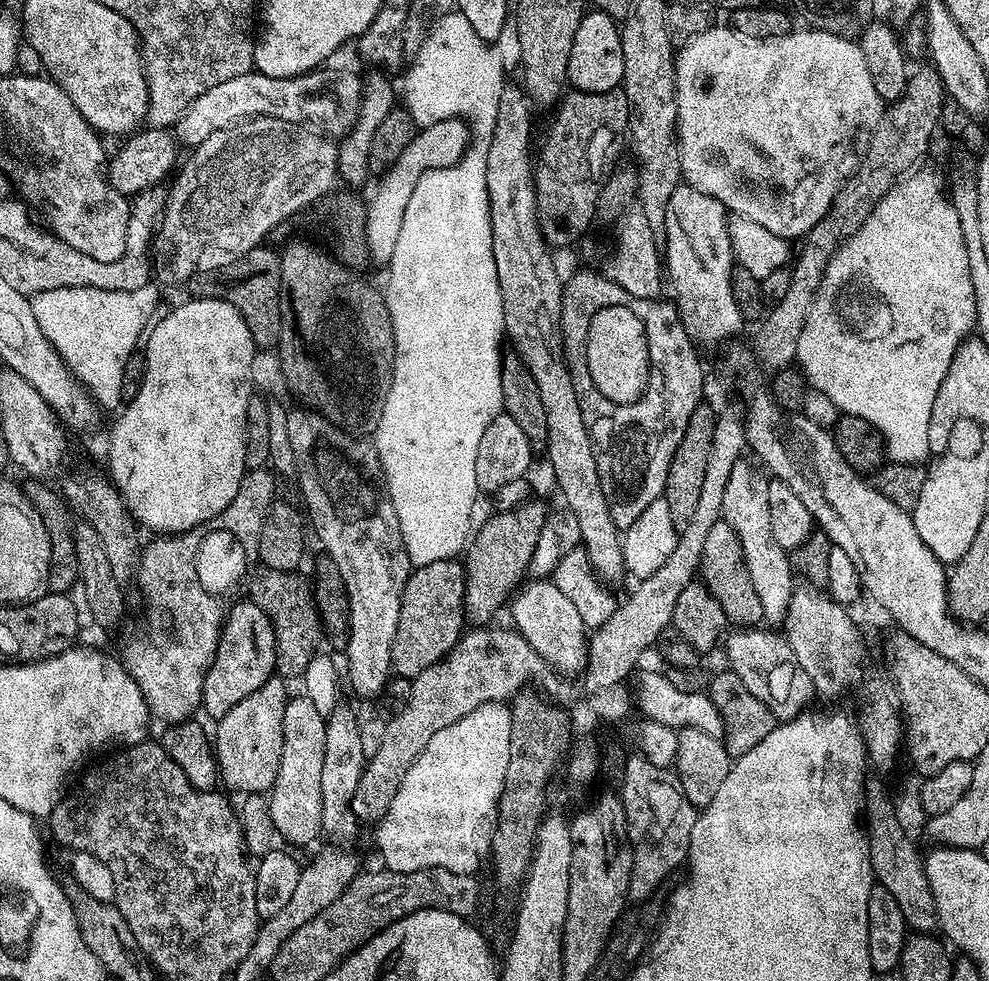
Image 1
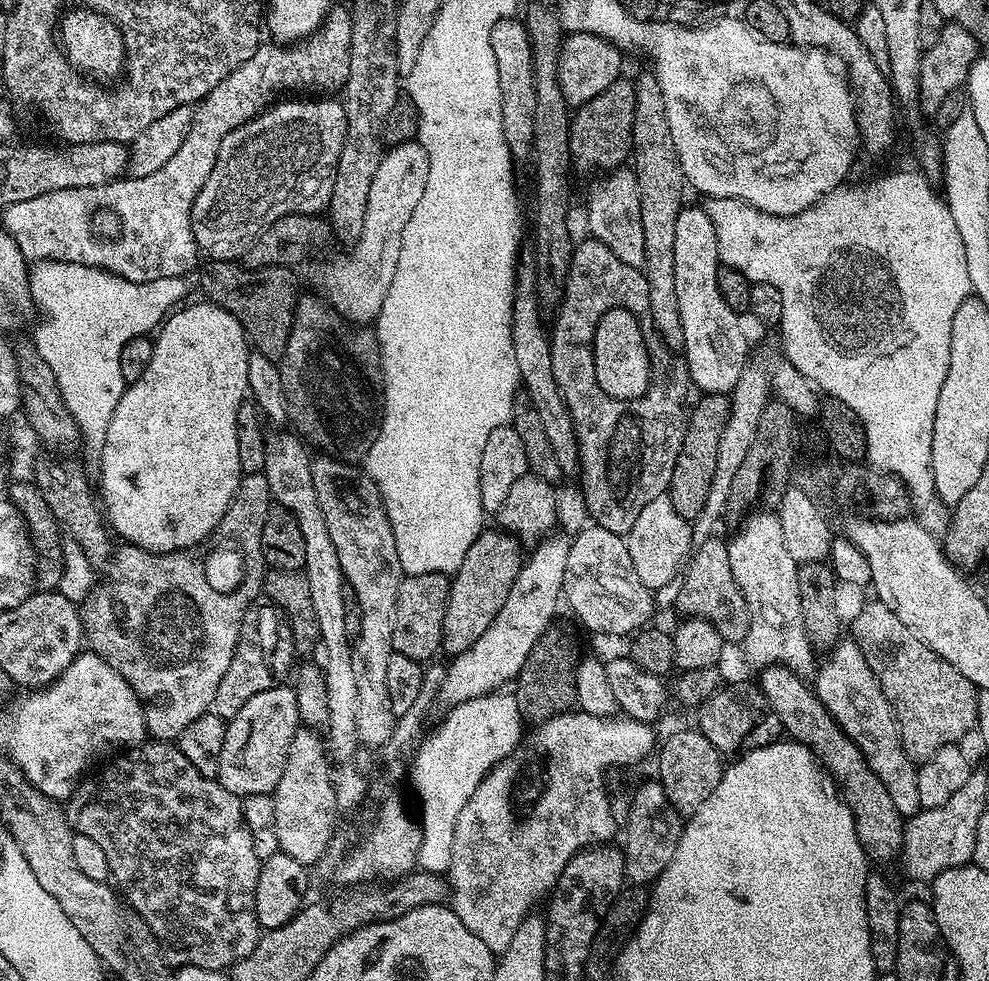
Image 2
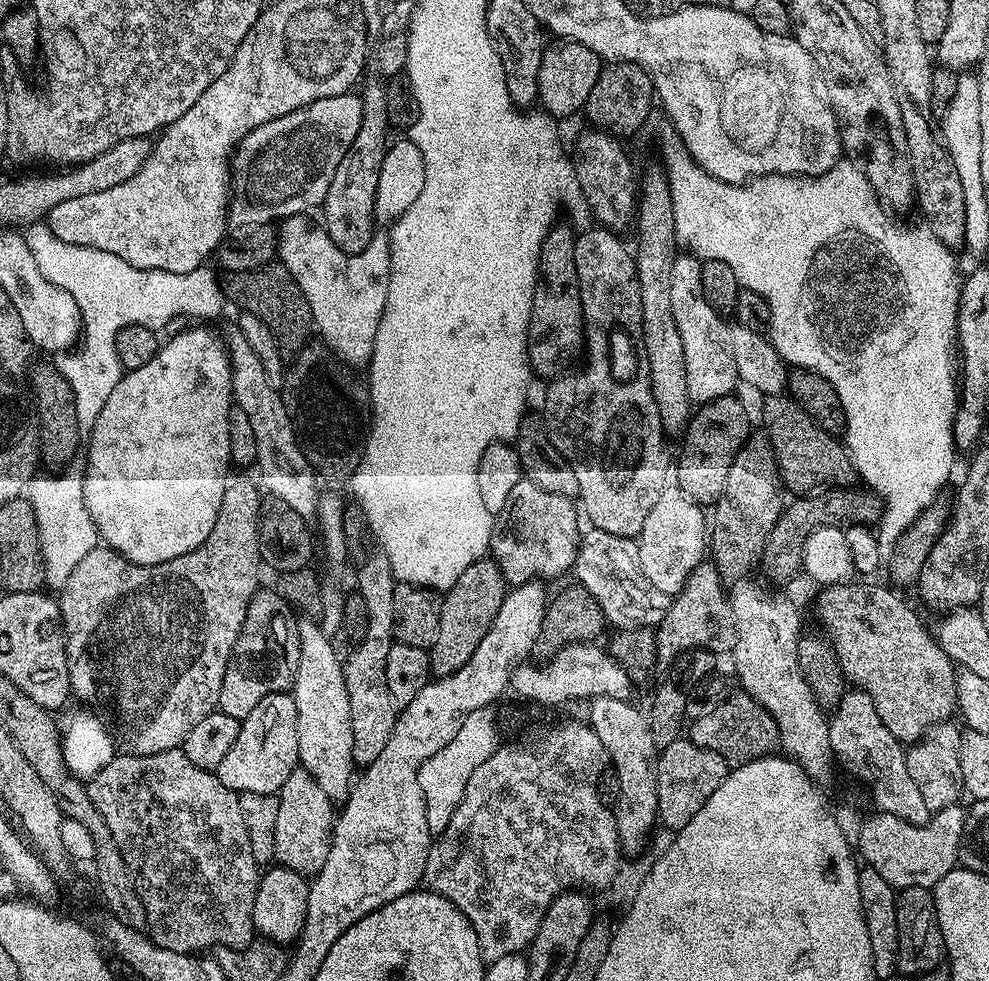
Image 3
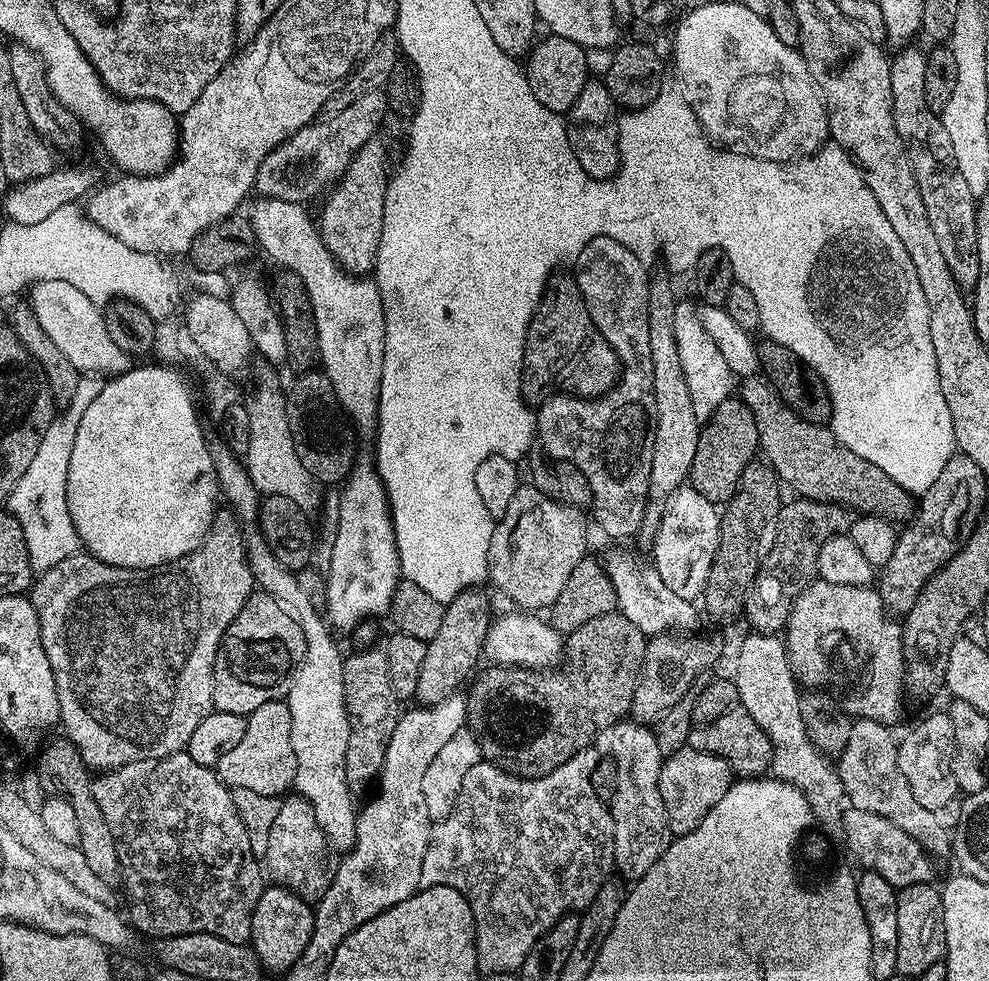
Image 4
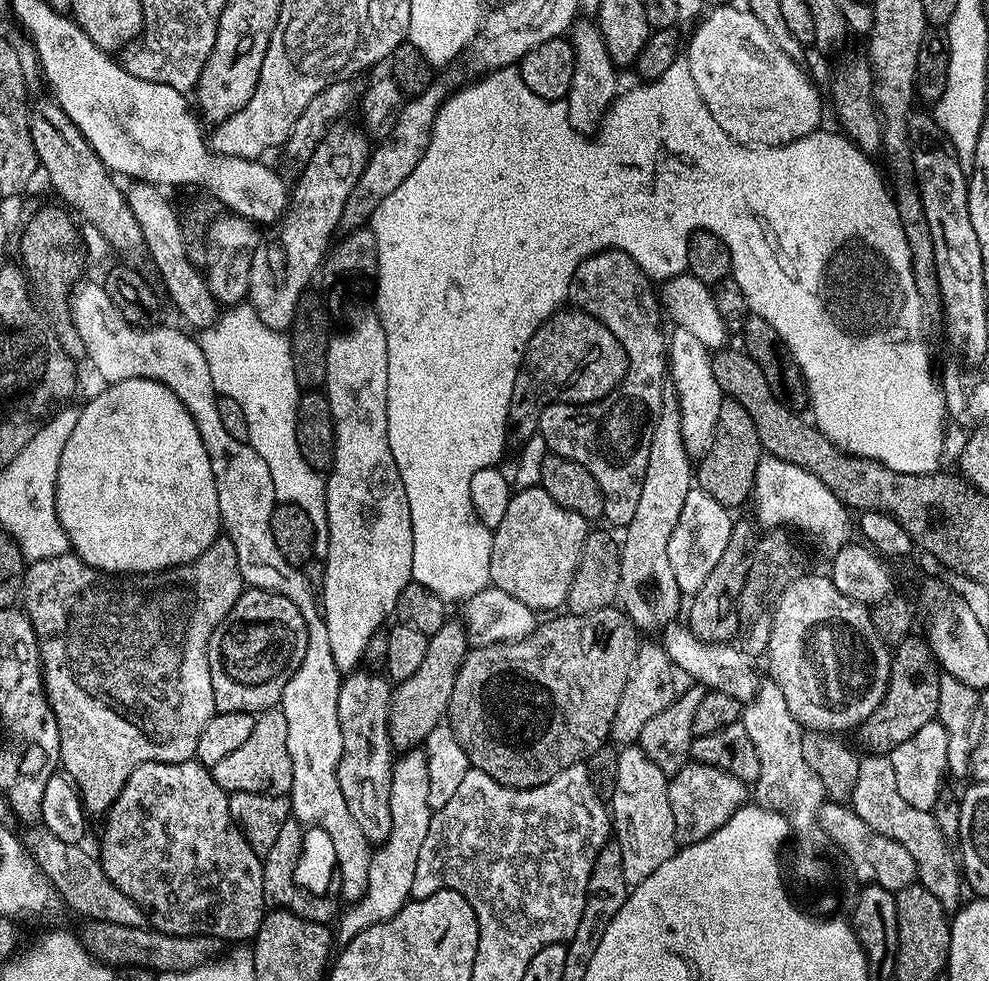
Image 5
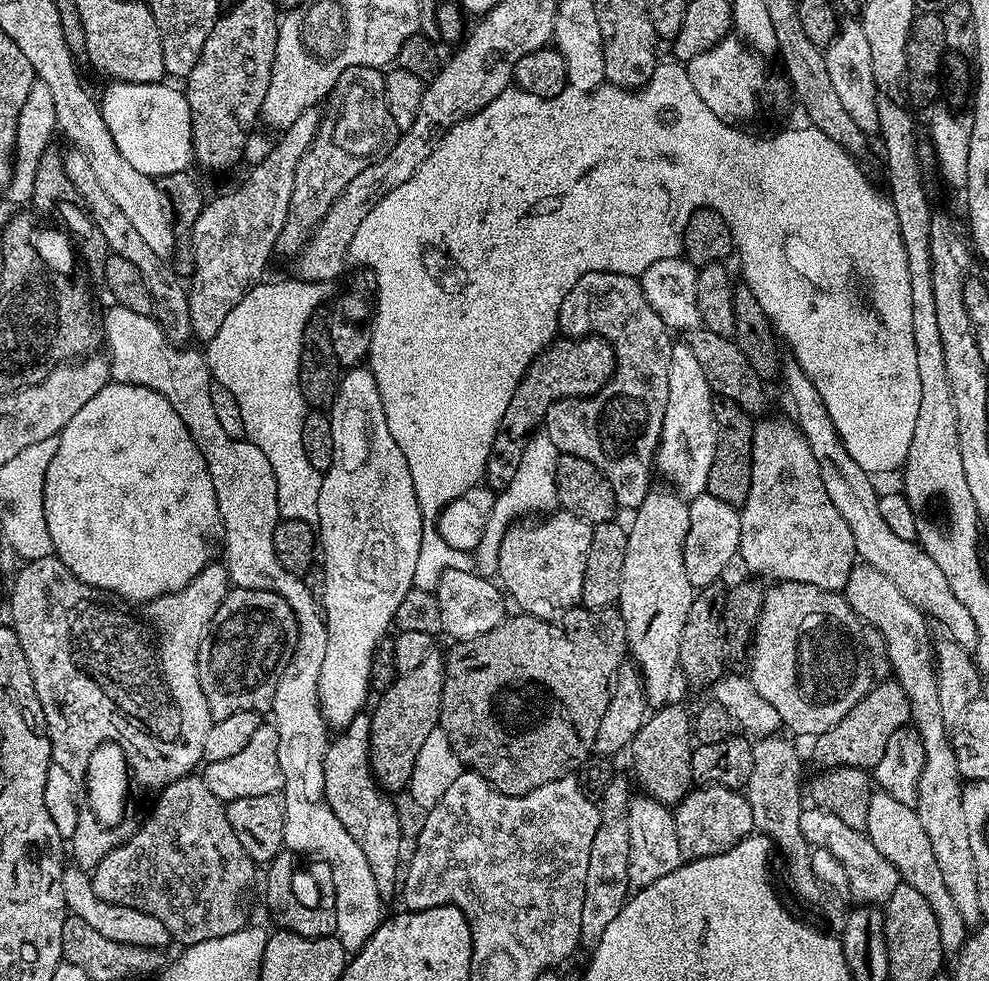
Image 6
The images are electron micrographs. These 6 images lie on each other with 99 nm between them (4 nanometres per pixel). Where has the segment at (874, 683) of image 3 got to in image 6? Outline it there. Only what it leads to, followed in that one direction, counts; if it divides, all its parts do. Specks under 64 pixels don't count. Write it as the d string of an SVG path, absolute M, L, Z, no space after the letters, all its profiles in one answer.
M789 580L779 581L775 585L773 592L769 591L764 597L764 607L760 610L760 618L756 621L756 630L754 633L754 643L750 648L750 657L752 656L752 672L750 671L751 682L758 694L770 702L780 715L781 725L787 727L792 732L797 732L800 736L809 736L815 738L830 730L830 726L838 726L850 710L865 696L872 687L874 687L874 677L872 668L869 664L869 657L866 655L865 643L862 639L862 621L856 615L856 611L844 600L843 595L838 592L827 592L818 590L818 586L810 586L806 582L790 582Z

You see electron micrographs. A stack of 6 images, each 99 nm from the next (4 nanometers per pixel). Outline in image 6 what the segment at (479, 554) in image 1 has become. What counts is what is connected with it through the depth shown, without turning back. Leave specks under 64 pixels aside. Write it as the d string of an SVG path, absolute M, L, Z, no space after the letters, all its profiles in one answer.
M433 650L409 673L397 675L390 690L379 693L376 709L370 712L370 738L368 739L368 761L372 777L389 794L404 792L414 774L414 762L418 750L426 743L430 730L440 723L440 703L444 685L444 656Z

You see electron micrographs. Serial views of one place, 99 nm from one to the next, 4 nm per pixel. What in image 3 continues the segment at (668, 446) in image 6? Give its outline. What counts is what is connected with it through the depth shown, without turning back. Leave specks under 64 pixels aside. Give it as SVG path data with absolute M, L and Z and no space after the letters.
M691 254L677 255L672 271L670 290L672 291L674 322L678 322L678 334L682 334L682 354L686 354L686 386L693 405L708 404L723 396L731 396L737 391L738 377L734 358L728 349L726 328L720 325L721 313L706 302L702 292L701 261Z

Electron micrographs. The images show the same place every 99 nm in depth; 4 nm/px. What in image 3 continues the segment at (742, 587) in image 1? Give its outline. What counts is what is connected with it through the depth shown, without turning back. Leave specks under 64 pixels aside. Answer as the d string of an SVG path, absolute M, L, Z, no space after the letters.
M701 562L686 578L684 588L671 597L665 617L658 622L656 638L657 665L672 664L691 648L709 648L712 652L731 653L736 647L736 625L732 622L732 602L715 564Z

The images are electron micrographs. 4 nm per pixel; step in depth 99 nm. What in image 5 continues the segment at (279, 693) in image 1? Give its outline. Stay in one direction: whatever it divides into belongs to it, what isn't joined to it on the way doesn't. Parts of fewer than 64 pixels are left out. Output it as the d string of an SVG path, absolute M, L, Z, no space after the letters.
M279 707L270 708L266 712L261 712L256 716L254 731L250 733L250 738L246 738L245 744L238 750L233 750L231 754L222 758L210 770L214 782L222 786L226 793L233 792L266 792L271 791L273 796L283 796L291 793L292 790L292 763L290 762L290 750L286 746L286 714Z

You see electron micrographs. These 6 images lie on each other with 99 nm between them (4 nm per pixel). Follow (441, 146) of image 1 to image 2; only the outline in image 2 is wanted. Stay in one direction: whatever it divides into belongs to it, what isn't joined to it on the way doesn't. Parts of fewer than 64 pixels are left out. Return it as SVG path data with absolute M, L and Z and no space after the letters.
M416 140L391 145L381 155L378 170L374 170L374 182L370 182L362 234L351 245L352 252L326 261L316 272L319 295L345 320L357 326L368 326L379 316L394 282L394 270L398 270L398 254L402 254L406 222L410 222L410 214L414 214L422 199L427 177L428 155Z

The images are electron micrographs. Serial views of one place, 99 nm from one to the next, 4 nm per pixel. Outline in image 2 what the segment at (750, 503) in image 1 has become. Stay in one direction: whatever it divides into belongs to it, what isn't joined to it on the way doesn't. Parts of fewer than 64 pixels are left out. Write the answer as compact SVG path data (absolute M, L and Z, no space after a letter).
M760 510L756 512L740 528L736 537L728 540L728 553L730 554L730 568L734 570L734 580L742 590L748 607L750 626L742 645L744 656L752 664L757 664L757 669L763 670L769 664L782 663L798 675L808 678L817 669L817 660L812 658L814 645L808 639L806 626L802 622L802 602L798 598L798 565L790 553L786 551L786 541L782 539L782 522L776 517L775 511Z

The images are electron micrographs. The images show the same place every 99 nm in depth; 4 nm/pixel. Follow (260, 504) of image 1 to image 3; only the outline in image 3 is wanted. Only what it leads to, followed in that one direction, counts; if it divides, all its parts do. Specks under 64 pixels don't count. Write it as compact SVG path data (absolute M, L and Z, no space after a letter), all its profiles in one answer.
M236 478L229 479L224 486L224 493L222 494L222 506L216 515L214 522L214 530L210 530L210 538L206 538L206 542L202 542L202 546L198 546L194 550L190 550L190 554L182 554L178 558L170 558L170 562L158 562L157 564L135 564L126 559L125 556L114 551L114 549L107 546L97 546L94 550L90 550L90 554L86 554L86 558L82 558L82 562L78 562L78 566L74 566L74 574L70 574L70 578L65 582L64 587L59 589L58 603L60 606L60 623L64 634L64 653L66 654L66 662L68 663L68 677L70 678L70 686L72 687L71 695L76 696L80 700L85 700L85 705L96 706L100 700L100 696L104 700L112 700L112 708L116 713L114 714L114 724L117 729L124 726L123 720L128 720L132 724L132 736L138 742L138 750L148 750L148 754L158 754L162 750L170 750L171 748L179 748L183 745L186 734L190 734L190 730L194 730L194 726L198 726L198 722L202 722L202 718L206 718L206 714L217 711L220 702L220 691L222 690L222 678L226 674L226 666L232 660L232 651L234 650L234 642L238 638L238 634L242 630L242 622L246 618L246 610L250 606L250 602L254 598L254 594L261 587L260 584L260 568L262 569L262 561L260 559L260 543L258 542L258 518L260 517L260 502L262 499L262 492L255 483L252 484L248 480L236 480Z

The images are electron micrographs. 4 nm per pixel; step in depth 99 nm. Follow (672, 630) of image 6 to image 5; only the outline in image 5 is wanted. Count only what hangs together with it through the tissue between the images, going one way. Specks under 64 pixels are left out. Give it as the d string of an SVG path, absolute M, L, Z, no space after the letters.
M675 391L664 393L662 410L654 426L654 438L650 438L650 458L646 462L646 474L642 482L642 494L638 497L638 511L623 529L624 540L620 544L620 587L622 608L637 629L663 629L681 615L682 593L670 566L670 536L678 526L678 514L686 503L686 494L694 486L694 460L688 455L686 442L682 442L682 418Z

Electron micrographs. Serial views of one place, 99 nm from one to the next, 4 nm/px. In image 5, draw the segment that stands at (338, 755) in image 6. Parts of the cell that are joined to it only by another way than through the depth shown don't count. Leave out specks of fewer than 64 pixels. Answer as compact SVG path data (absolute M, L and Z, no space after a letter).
M353 670L341 679L338 694L338 722L342 726L342 758L336 767L338 786L342 786L342 798L346 798L346 806L366 834L369 844L379 846L390 834L392 819L390 818L390 782L394 749L390 742L390 702L394 691L393 685L379 671Z

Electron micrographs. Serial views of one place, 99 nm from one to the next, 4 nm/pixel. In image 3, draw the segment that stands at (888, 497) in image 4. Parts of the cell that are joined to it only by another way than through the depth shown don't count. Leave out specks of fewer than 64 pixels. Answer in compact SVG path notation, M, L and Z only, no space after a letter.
M788 394L769 396L764 403L764 424L768 441L772 443L772 449L776 455L776 465L780 471L780 478L784 481L785 489L792 494L812 494L817 490L827 490L833 486L840 486L844 480L854 472L854 465L846 451L845 445L833 433L822 430L802 410L802 406Z

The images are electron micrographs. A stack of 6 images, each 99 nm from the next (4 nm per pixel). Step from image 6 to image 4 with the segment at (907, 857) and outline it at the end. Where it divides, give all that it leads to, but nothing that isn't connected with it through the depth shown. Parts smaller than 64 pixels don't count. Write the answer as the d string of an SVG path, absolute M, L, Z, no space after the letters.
M853 719L850 738L847 739L845 748L838 755L838 771L847 803L858 810L870 810L870 814L882 814L882 818L894 822L894 826L898 826L898 830L906 830L906 834L910 834L910 838L914 838L914 842L922 845L928 851L929 856L933 858L951 857L953 850L949 829L944 829L944 824L940 821L941 817L937 813L926 810L926 806L921 806L914 799L914 793L910 791L906 777L902 774L902 766L898 766L898 740L897 737L892 737L892 732L891 727L873 720Z

